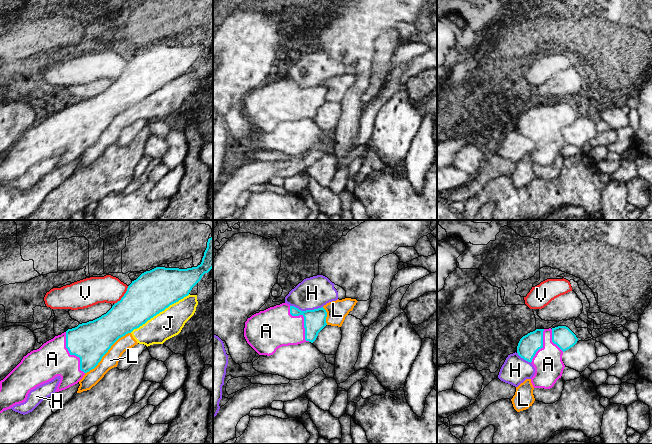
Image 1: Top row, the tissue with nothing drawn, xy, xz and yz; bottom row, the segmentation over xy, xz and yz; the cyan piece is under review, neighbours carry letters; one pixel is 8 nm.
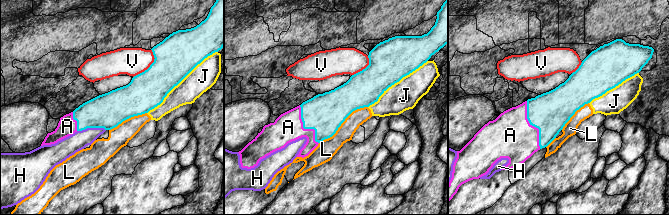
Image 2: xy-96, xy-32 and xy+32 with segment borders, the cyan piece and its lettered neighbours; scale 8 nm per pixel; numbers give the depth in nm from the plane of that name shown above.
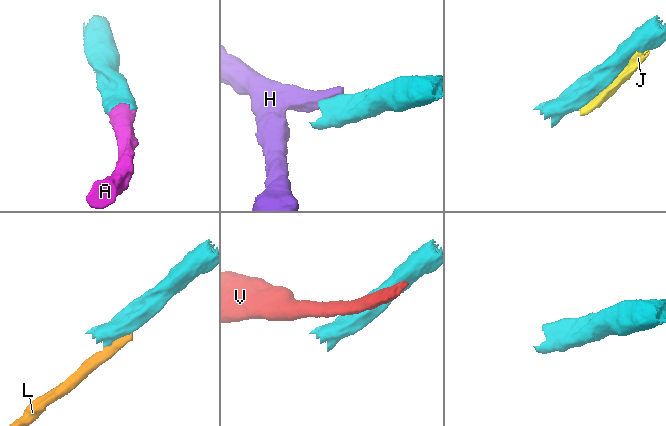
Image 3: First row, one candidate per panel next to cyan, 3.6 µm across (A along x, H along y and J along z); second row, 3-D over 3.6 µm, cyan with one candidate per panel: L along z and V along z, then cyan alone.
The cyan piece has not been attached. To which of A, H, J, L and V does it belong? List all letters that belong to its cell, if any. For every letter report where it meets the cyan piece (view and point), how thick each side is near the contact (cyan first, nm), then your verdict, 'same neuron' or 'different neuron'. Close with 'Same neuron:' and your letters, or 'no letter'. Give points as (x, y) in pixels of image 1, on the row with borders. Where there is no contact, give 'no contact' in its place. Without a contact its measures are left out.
A: contact xz (304, 320); calibres 180 and 320 nm; same neuron
H: contact xz (306, 310); calibres 180 and 260 nm; different neuron
J: contact xy (159, 312); calibres 340 and 220 nm; different neuron
L: contact xy (107, 351); calibres 320 and 130 nm; different neuron
V: contact xy (123, 296); calibres 340 and 220 nm; different neuron
Same neuron: A

